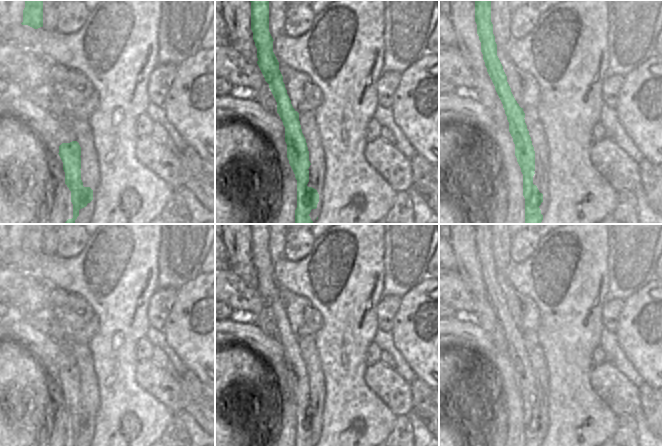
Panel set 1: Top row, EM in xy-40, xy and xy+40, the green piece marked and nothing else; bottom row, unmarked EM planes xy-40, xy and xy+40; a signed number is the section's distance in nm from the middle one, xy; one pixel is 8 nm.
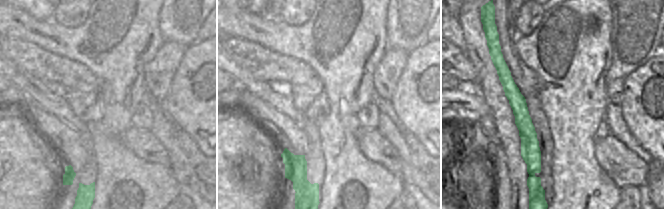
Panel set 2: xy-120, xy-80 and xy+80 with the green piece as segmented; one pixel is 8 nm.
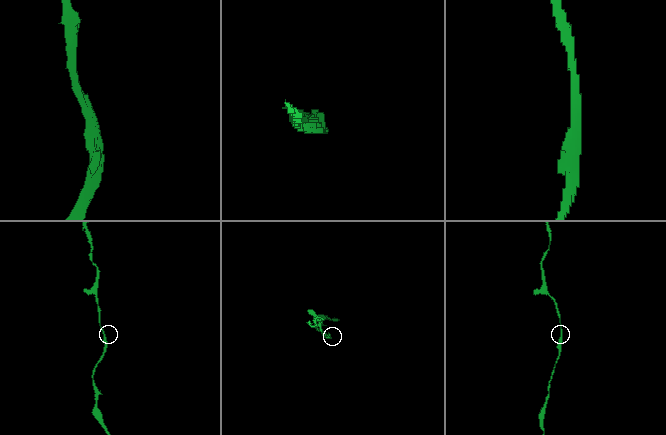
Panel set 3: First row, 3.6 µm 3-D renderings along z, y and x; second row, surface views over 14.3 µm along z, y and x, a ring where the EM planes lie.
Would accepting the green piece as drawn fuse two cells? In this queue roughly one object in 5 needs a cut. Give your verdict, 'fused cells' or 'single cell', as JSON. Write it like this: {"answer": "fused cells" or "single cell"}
{"answer": "single cell"}

